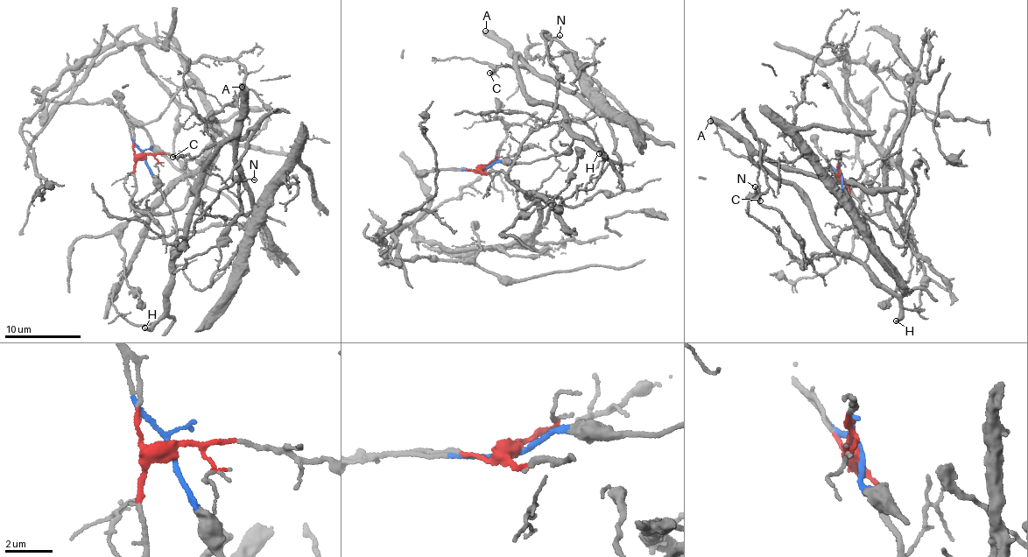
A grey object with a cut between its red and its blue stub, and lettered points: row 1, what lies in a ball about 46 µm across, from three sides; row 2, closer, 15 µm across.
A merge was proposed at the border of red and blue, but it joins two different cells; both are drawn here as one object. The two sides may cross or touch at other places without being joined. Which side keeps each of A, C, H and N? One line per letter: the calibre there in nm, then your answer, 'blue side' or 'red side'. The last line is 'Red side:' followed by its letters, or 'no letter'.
A: calibre 550 nm; blue side
C: calibre 110 nm; blue side
H: calibre 360 nm; blue side
N: calibre 110 nm; red side
Red side: N

